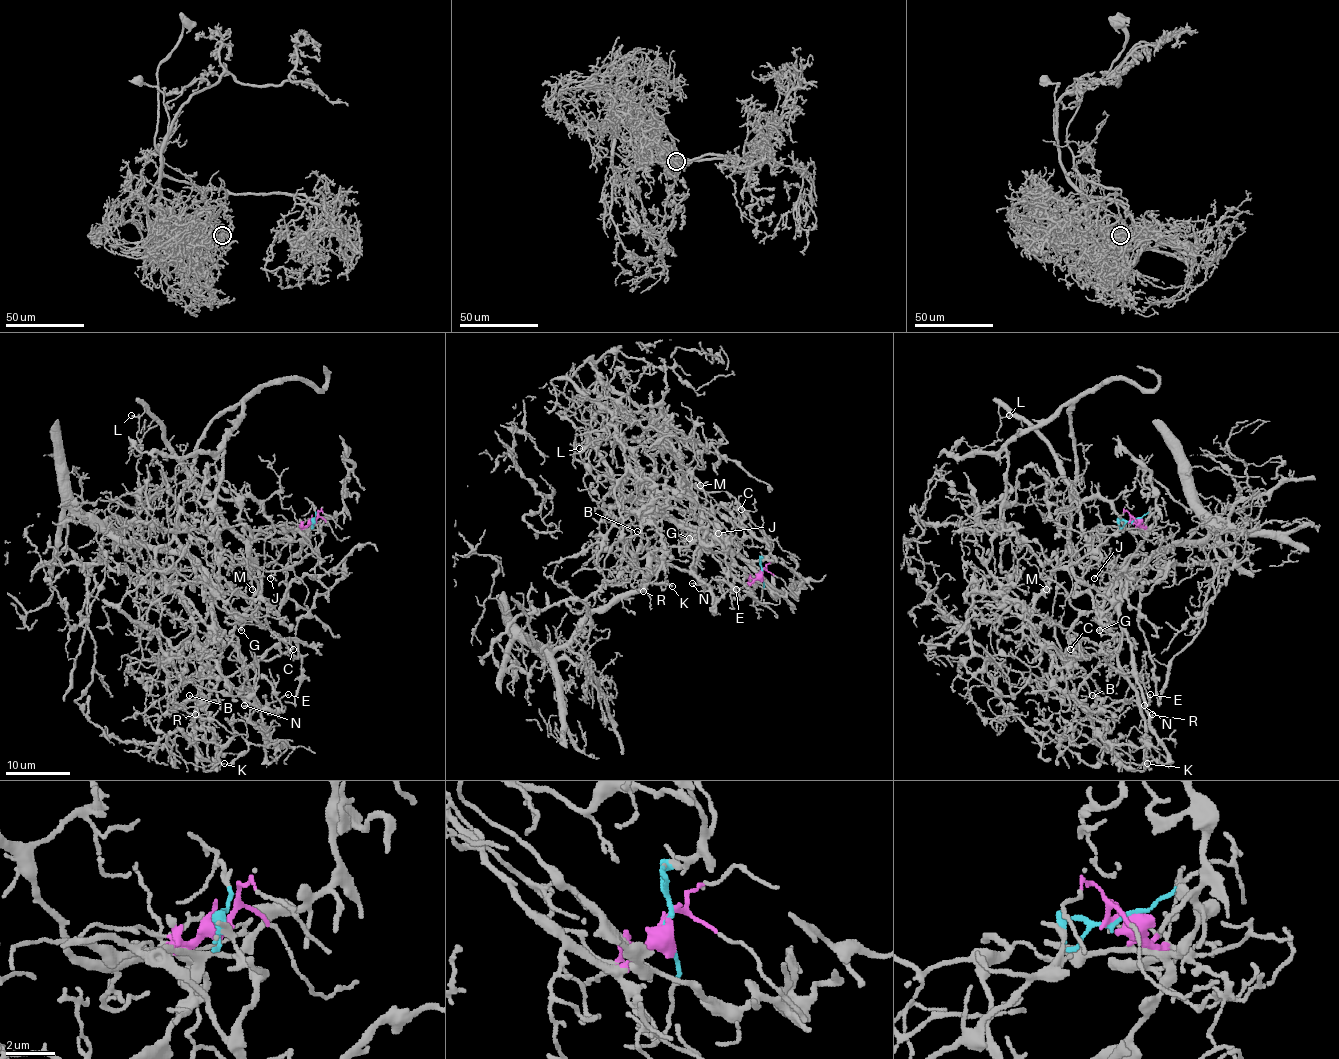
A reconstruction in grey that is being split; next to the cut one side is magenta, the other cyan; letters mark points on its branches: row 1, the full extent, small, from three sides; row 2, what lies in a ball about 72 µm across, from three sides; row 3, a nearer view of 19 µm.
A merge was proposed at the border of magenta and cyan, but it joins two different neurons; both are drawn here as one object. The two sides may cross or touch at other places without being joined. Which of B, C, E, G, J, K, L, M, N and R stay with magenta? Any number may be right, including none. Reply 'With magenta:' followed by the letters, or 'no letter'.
With magenta: B, C, E, G, J, K, L, M, N, R

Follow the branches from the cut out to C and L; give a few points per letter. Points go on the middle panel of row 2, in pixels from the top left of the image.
C: (760, 572), (741, 584), (683, 532), (701, 545), (698, 531), (707, 551), (701, 521), (741, 508)
L: (760, 572), (751, 582), (741, 584), (696, 535), (626, 495), (613, 483), (611, 468), (592, 438), (579, 449)

